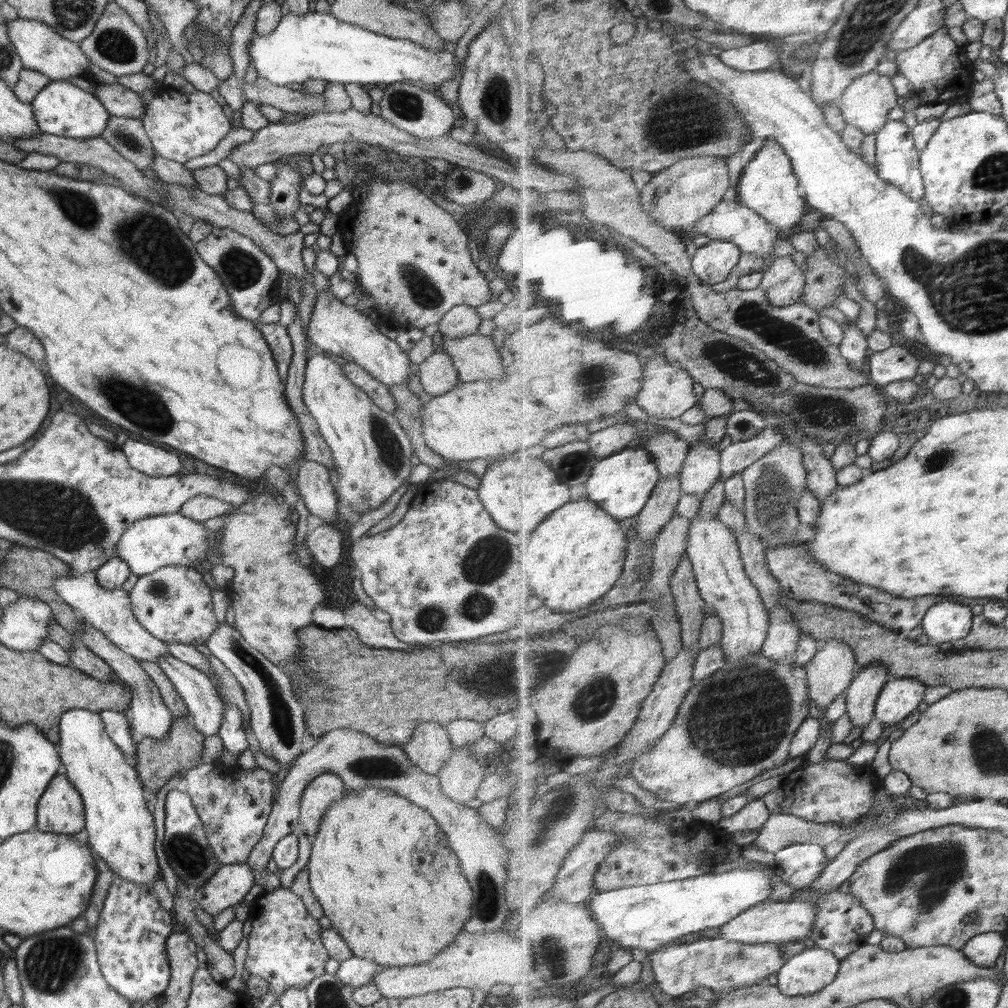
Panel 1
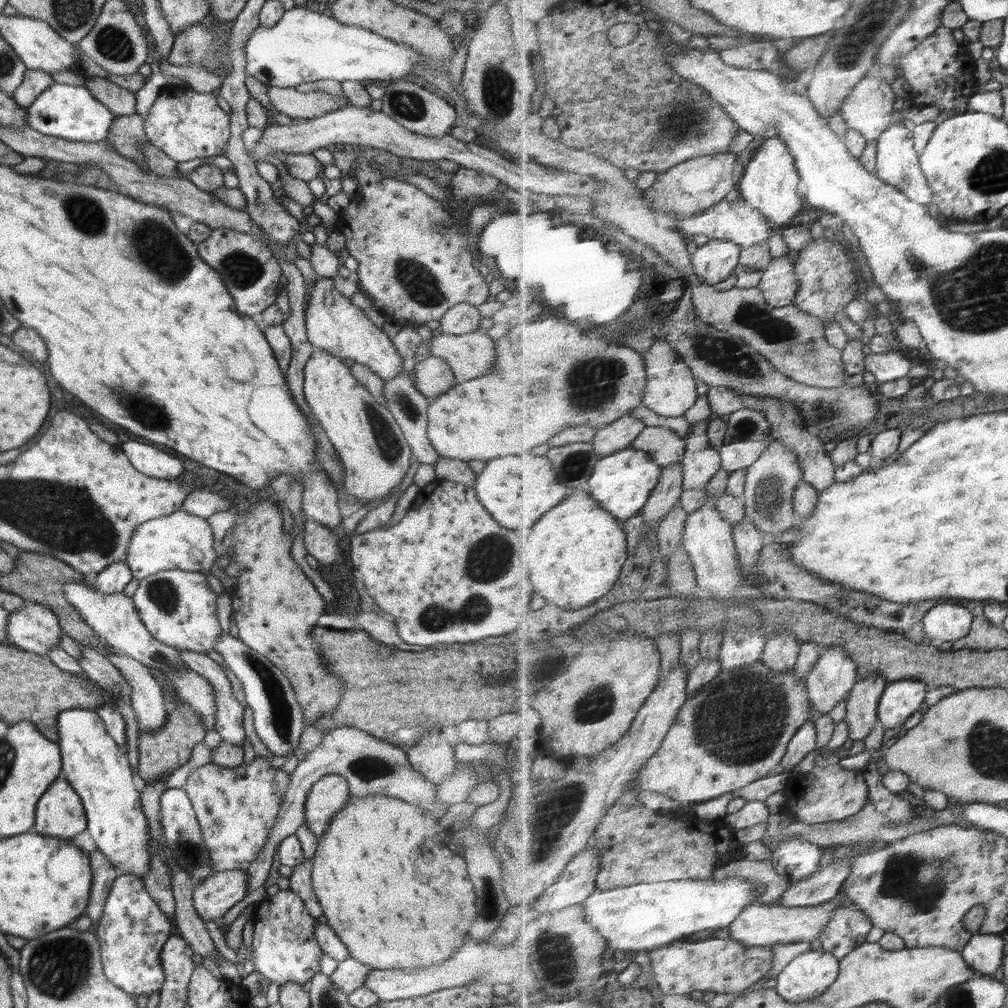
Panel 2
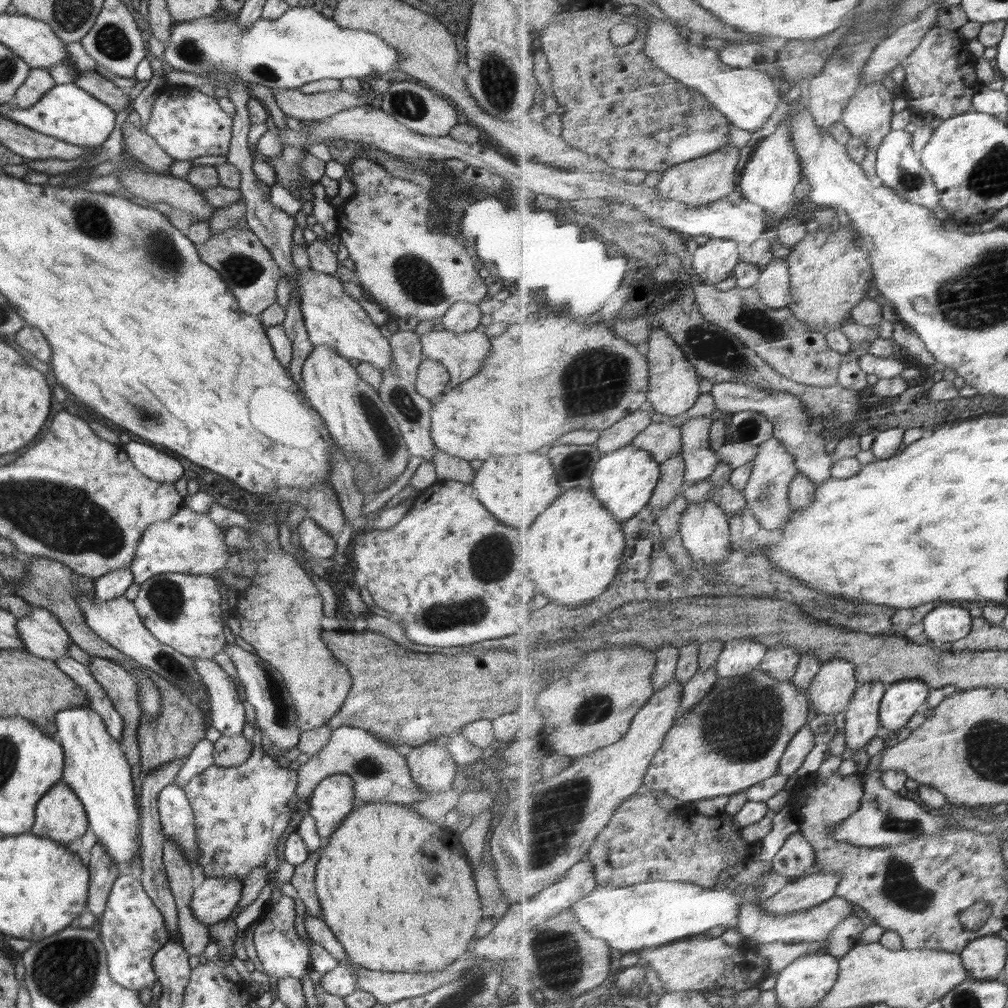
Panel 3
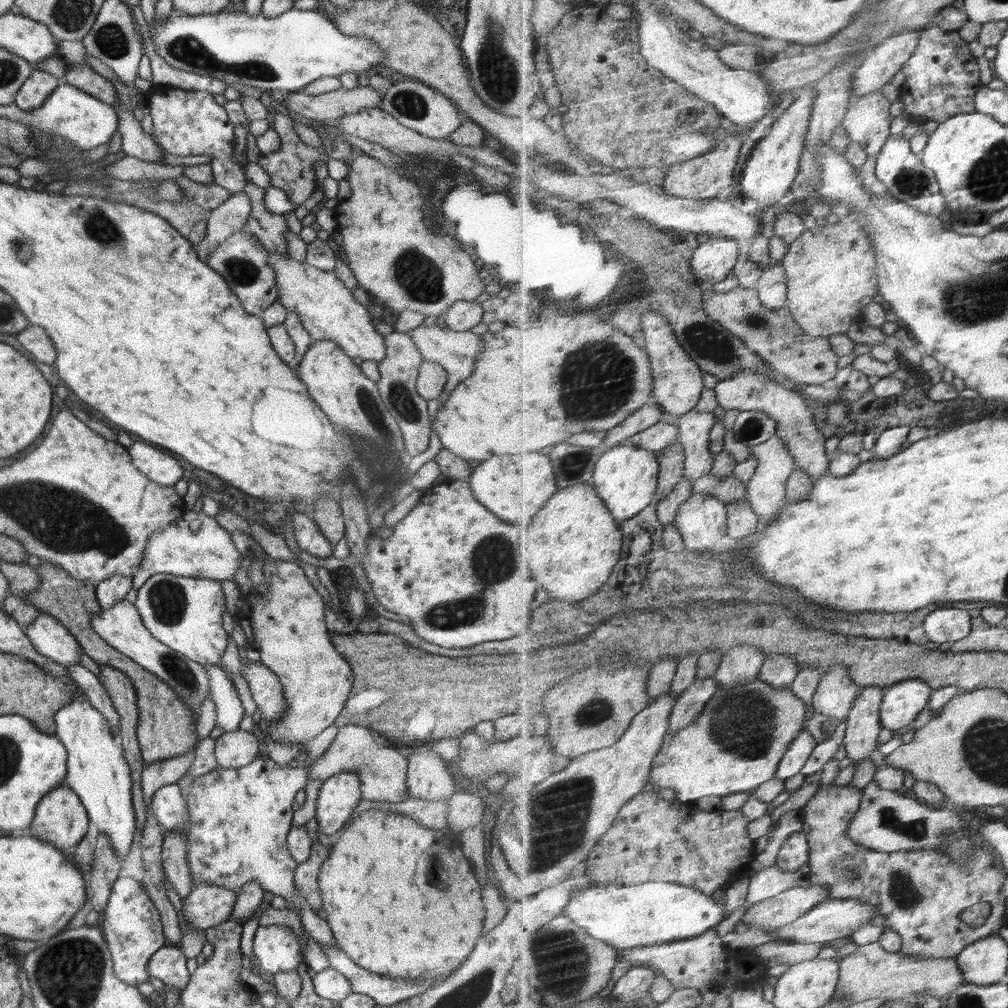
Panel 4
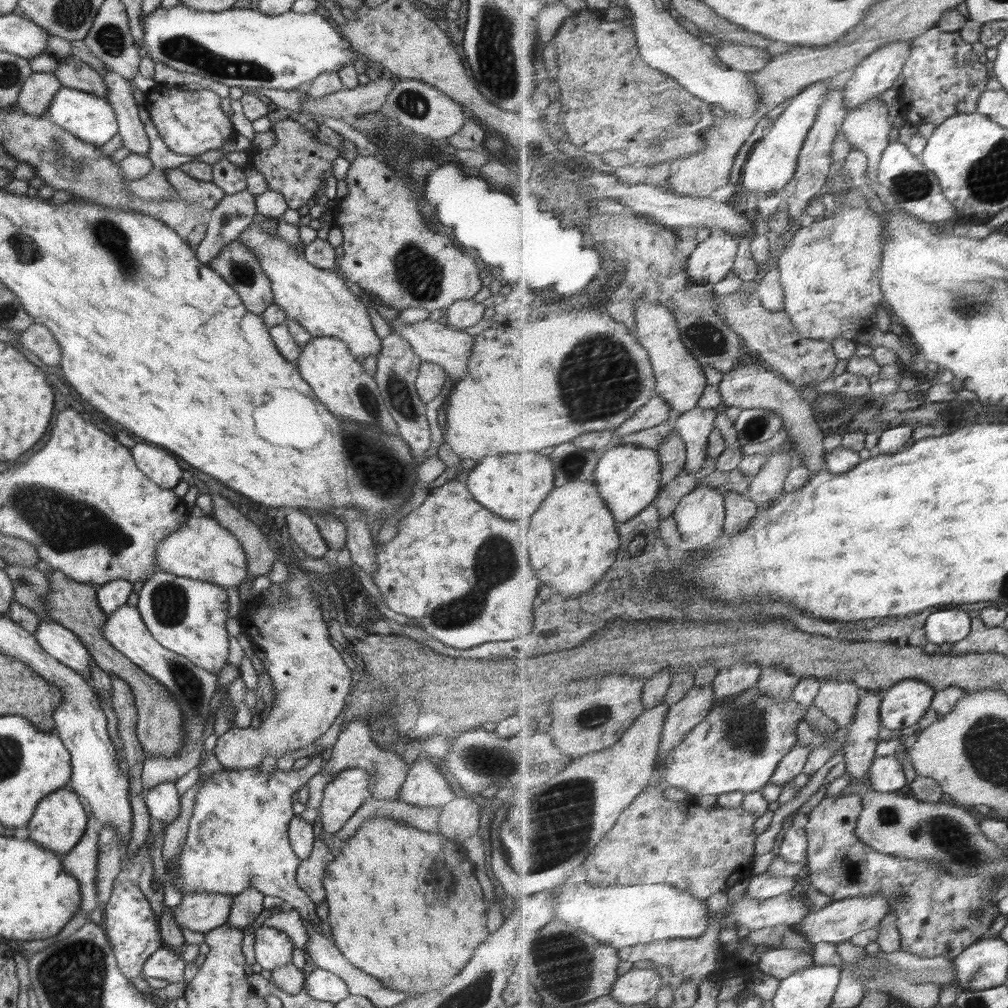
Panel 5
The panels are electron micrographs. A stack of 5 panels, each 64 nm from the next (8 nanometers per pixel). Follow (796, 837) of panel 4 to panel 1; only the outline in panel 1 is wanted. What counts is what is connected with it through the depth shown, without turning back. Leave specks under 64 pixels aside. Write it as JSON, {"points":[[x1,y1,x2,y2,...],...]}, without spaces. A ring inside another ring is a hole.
{"points":[[809,843,792,844,776,857,776,874,796,890,812,890,810,886,820,880,831,864,824,847]]}

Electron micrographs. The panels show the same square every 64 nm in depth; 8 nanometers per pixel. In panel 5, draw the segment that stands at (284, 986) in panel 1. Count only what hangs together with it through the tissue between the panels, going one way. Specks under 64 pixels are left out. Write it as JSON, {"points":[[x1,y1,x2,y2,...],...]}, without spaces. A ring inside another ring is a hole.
{"points":[[263,925,254,930,256,962,262,966,264,973,292,962,294,943,292,939,277,928]]}

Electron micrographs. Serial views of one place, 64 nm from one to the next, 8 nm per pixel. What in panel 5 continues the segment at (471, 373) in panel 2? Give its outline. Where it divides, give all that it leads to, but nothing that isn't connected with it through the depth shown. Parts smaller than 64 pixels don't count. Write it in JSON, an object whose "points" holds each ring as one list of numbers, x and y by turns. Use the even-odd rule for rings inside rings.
{"points":[[397,317,391,323,391,332,405,338,411,344,412,350,420,357,420,361,442,367,447,376,450,376,450,390,468,374,468,357,474,346,474,337,465,331,441,324,438,320,426,319,422,322,408,324]]}

